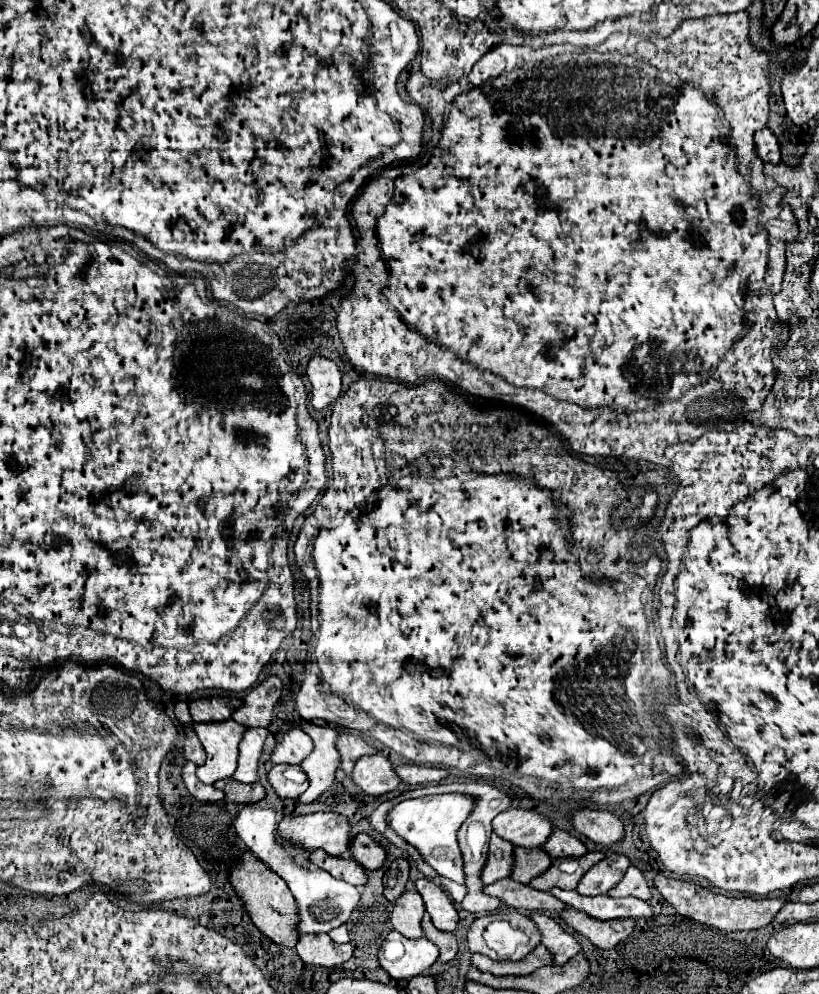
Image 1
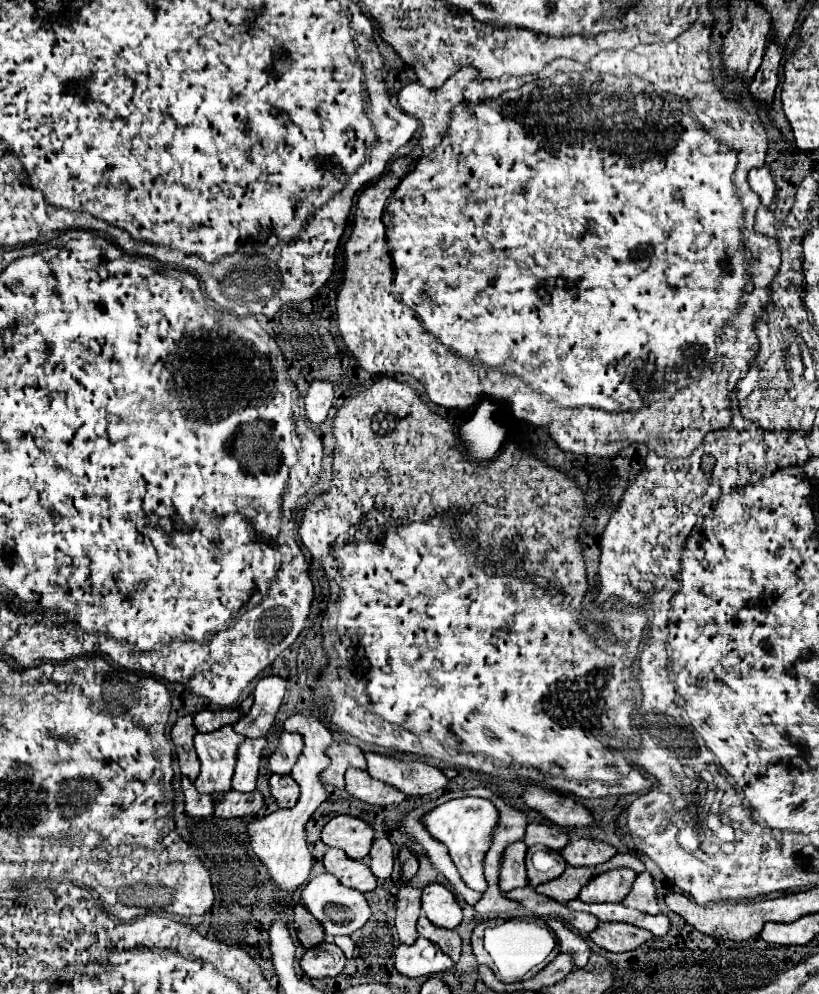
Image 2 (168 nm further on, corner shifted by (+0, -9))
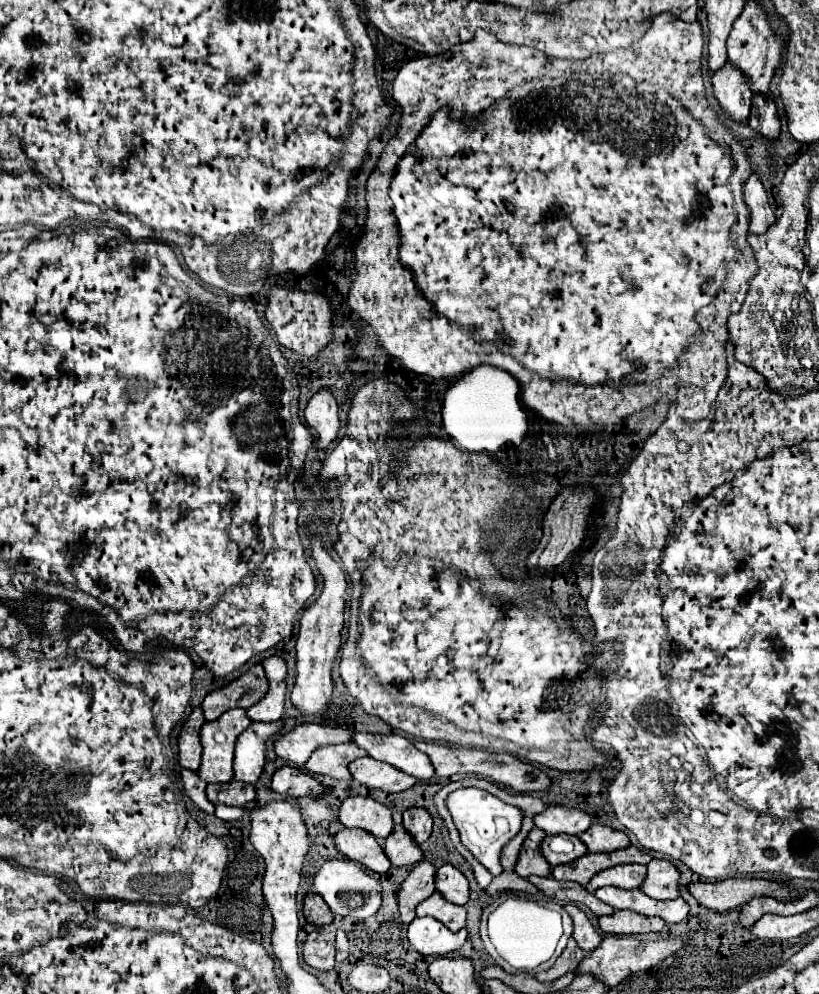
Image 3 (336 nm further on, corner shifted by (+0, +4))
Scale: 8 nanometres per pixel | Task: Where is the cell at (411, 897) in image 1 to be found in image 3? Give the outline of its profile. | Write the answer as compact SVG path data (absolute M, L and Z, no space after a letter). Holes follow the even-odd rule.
M420 861L412 871L410 875L404 879L400 891L398 891L398 909L400 909L400 917L402 917L402 923L410 925L412 919L416 917L414 909L420 901L428 899L436 887L434 887L434 873L436 873L436 867L430 865L428 861Z

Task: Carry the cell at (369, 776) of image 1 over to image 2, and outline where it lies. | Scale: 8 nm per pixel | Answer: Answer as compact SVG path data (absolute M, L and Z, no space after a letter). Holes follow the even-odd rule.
M348 768L344 780L346 780L346 790L366 804L388 806L388 804L400 804L406 798L404 792L400 792L390 784L374 780L366 770Z

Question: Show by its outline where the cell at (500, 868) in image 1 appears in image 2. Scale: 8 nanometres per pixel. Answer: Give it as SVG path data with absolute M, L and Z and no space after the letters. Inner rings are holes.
M516 842L508 846L508 852L504 852L504 864L500 870L500 890L510 892L518 886L528 886L526 876L526 856L528 846L524 842Z

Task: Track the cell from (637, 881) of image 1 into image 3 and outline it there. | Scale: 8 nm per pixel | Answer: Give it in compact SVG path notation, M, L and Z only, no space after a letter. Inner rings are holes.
M652 859L648 863L648 875L640 885L640 891L652 899L676 899L678 897L678 869L666 859Z

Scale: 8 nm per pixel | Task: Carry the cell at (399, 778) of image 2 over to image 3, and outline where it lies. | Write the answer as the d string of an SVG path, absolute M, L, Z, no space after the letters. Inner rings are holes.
M354 733L354 739L376 761L384 761L420 781L434 777L434 767L428 755L418 751L416 745L406 737Z

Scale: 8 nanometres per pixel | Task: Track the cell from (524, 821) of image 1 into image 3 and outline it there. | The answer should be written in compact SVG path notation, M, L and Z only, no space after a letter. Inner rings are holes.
M548 807L534 817L534 827L542 829L546 835L580 835L590 827L590 815L580 809Z

